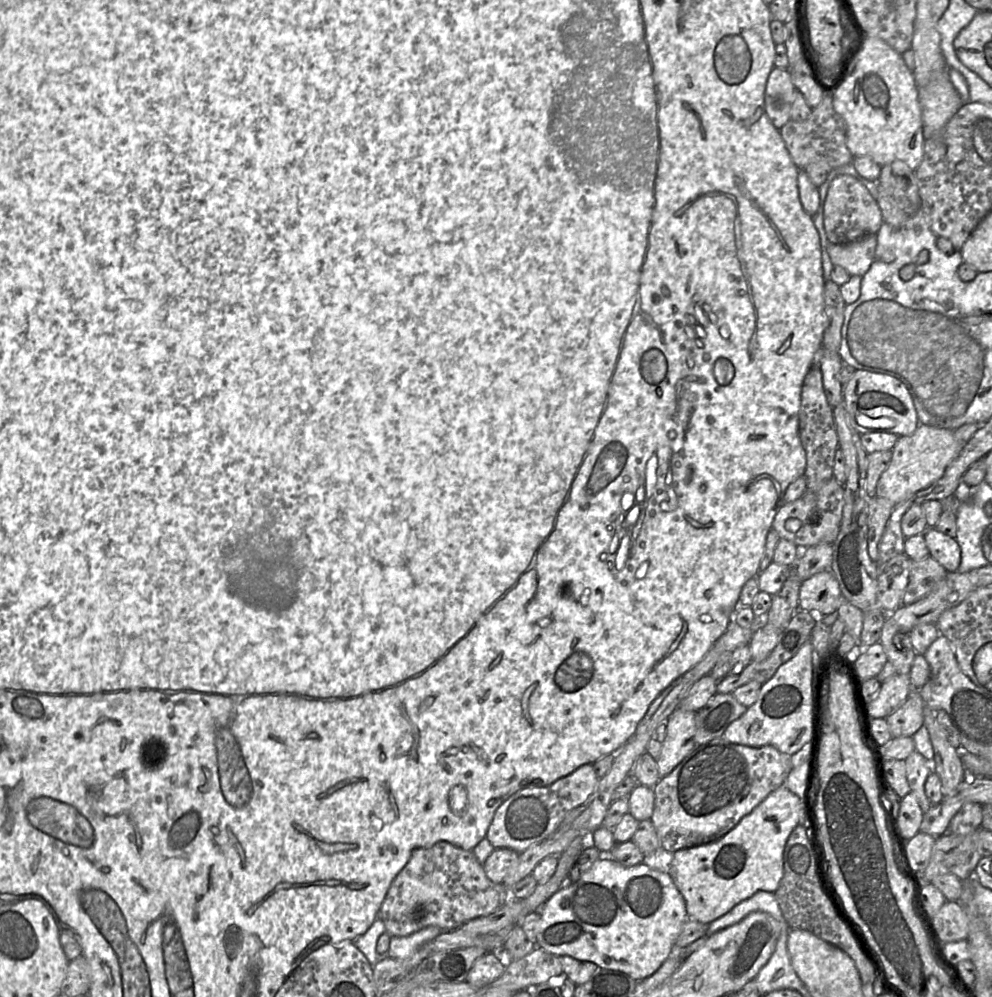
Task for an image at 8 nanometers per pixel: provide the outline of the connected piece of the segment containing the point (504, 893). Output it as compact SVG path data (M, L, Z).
M448 842L413 852L409 862L392 882L378 918L391 936L408 936L428 926L451 931L464 923L488 916L511 899L510 889L493 883L473 852Z

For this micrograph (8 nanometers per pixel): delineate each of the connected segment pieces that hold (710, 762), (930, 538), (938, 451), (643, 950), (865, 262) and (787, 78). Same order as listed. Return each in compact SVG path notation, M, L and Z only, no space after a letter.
M720 737L696 746L653 786L655 802L650 820L660 846L674 853L720 839L771 792L784 785L792 768L791 755L771 745L750 747Z
M928 527L923 535L929 555L947 572L957 571L961 562L961 548L956 539L945 535L935 527Z
M919 424L912 435L898 438L892 449L890 464L877 483L876 496L885 498L895 505L900 504L940 479L947 466L965 445L956 440L953 430Z
M608 855L601 856L601 858L599 858L578 881L564 884L543 904L539 909L539 913L541 918L538 924L538 932L535 937L537 947L554 954L557 957L570 956L579 961L593 962L603 969L623 972L636 981L641 981L653 975L663 962L673 953L675 942L681 932L682 926L688 919L685 899L676 887L669 873L652 869L644 863L632 867L625 867L612 860Z
M870 234L853 243L828 243L827 251L833 265L843 267L851 276L863 276L876 259L877 234Z
M774 67L765 89L765 110L772 124L780 130L791 119L795 86L789 69Z

